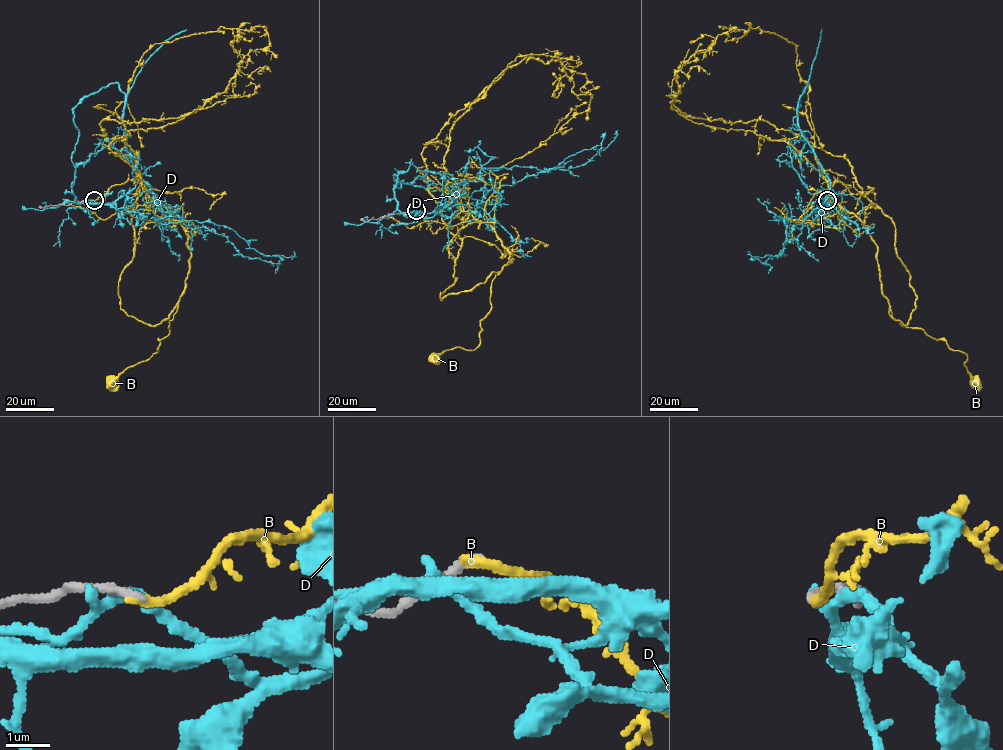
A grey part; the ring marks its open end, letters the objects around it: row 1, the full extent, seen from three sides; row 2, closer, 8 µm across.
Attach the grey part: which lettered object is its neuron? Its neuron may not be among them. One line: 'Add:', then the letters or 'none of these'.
Add: none of these

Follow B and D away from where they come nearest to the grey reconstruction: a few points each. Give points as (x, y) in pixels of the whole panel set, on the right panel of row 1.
B: (827, 200), (850, 186), (834, 180), (829, 195), (876, 244), (881, 292), (893, 318), (966, 354), (976, 382)
D: (829, 200), (835, 204), (827, 176), (823, 203), (803, 219), (783, 220), (786, 240), (778, 256), (748, 251)

